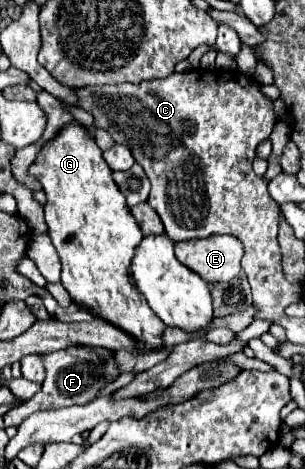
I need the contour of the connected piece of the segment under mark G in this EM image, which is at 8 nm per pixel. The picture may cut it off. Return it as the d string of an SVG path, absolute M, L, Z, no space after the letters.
M65 127L65 131L61 131L61 135L53 139L53 143L47 143L41 149L29 173L41 181L43 191L47 195L47 203L45 203L47 235L51 237L51 243L57 249L57 255L61 261L61 285L69 291L69 297L77 305L89 309L95 317L131 335L137 343L139 355L163 349L165 345L163 345L161 335L165 331L165 323L161 323L161 319L153 315L153 311L145 303L145 297L139 293L137 285L131 281L131 261L133 261L137 245L143 239L143 233L137 227L125 203L125 197L121 195L119 187L113 183L111 169L103 161L103 155L97 143L89 139L89 135L81 131L81 127Z

